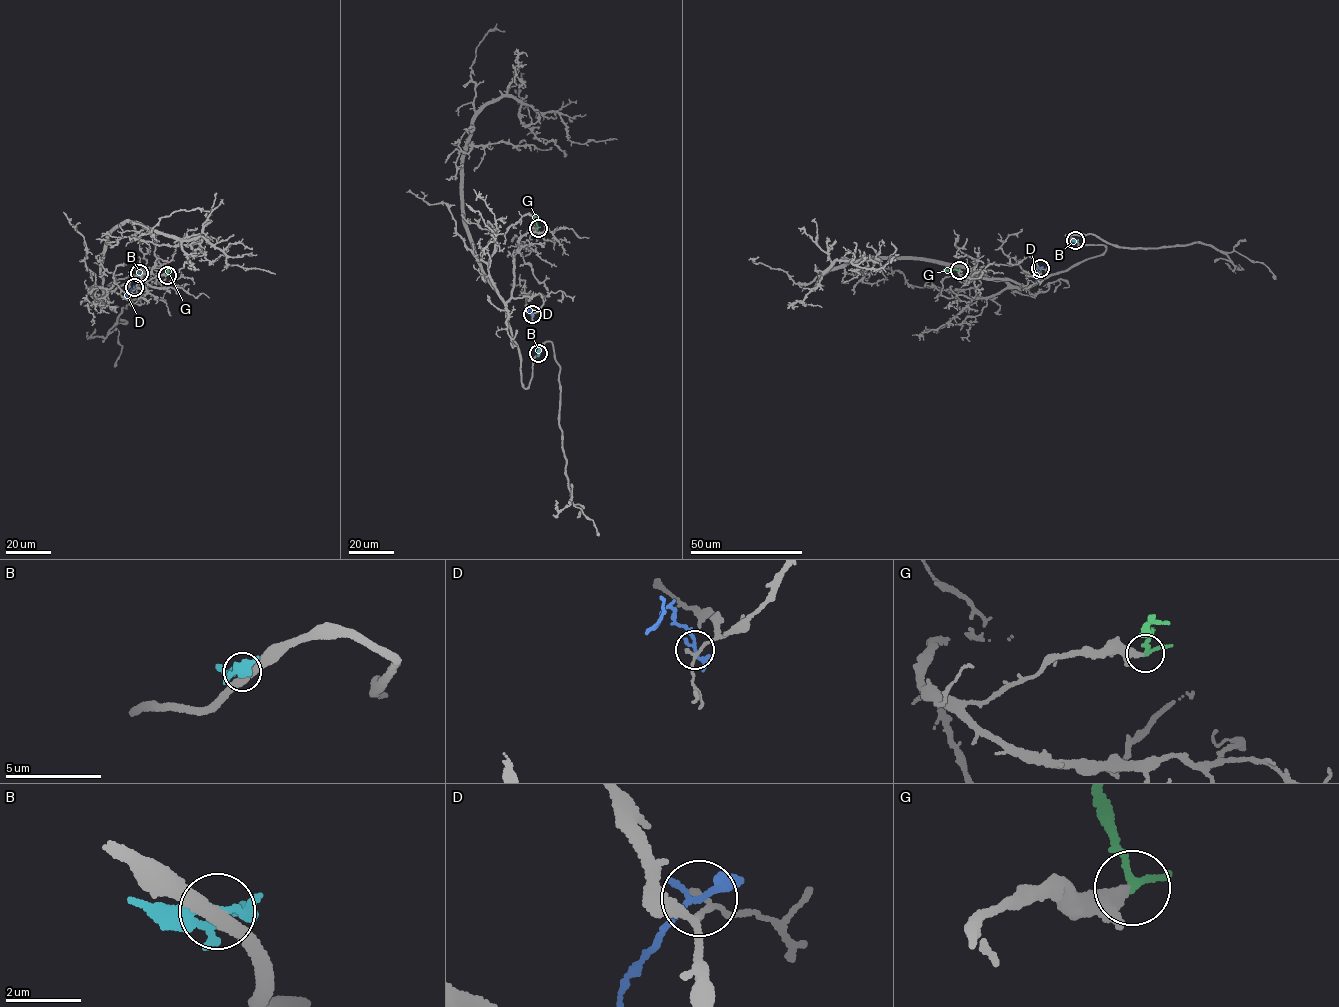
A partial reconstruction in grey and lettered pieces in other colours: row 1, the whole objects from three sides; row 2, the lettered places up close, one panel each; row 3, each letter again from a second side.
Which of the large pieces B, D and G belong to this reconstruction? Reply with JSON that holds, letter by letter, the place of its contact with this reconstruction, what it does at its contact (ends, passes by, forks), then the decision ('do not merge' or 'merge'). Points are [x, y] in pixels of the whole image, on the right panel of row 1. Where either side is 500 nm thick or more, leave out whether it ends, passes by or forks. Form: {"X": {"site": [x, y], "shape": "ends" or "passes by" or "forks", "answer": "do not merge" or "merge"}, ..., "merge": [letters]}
{"B": {"site": [1075, 240], "shape": "forks", "answer": "do not merge"}, "D": {"site": [1040, 268], "shape": "passes by", "answer": "do not merge"}, "G": {"site": [959, 270], "shape": "passes by", "answer": "merge"}, "merge": ["G"]}

